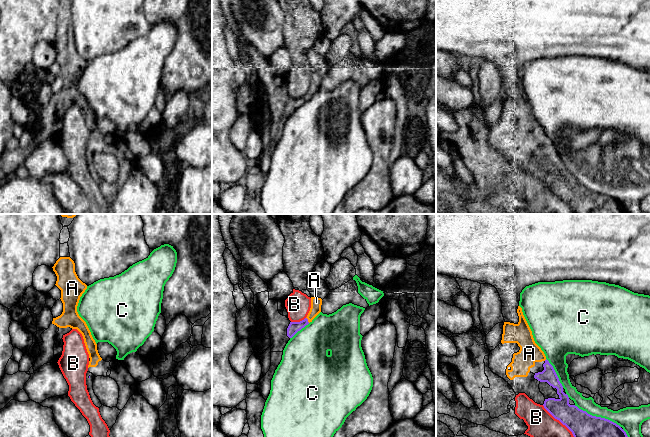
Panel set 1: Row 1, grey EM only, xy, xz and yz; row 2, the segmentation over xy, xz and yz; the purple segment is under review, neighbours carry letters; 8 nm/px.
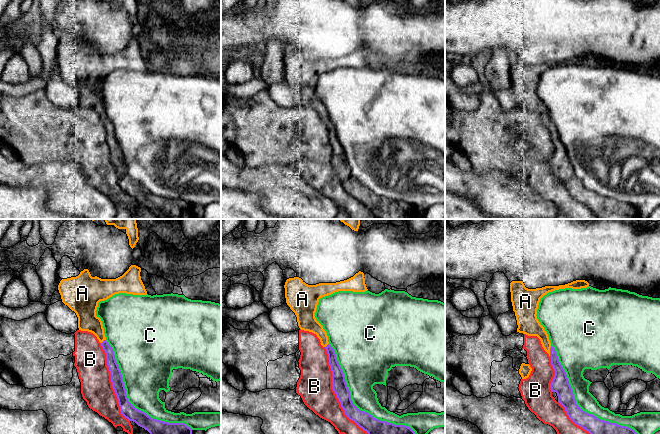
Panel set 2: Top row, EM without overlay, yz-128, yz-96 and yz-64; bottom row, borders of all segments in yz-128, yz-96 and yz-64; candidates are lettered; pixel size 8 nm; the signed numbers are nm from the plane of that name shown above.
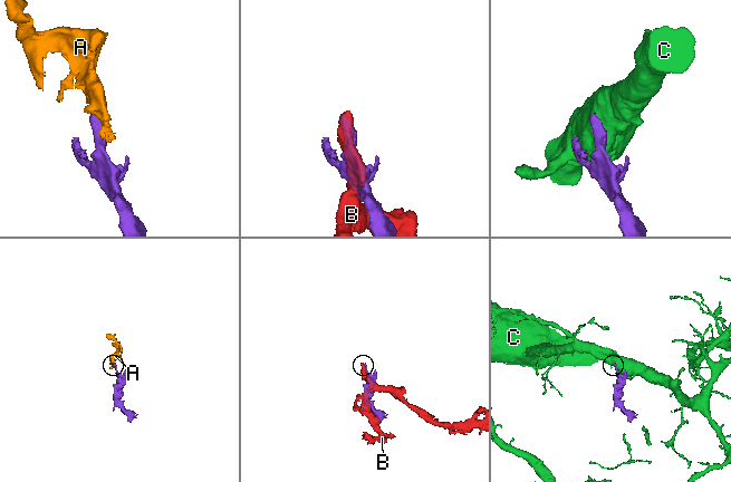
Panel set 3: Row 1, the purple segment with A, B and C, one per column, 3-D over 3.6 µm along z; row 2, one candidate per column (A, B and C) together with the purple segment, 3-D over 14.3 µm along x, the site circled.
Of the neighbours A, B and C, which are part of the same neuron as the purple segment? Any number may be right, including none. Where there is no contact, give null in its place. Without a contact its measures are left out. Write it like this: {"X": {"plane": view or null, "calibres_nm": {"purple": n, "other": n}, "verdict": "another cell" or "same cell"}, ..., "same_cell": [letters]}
{"A": {"plane": "xz", "calibres_nm": {"purple": 90, "other": 90}, "verdict": "same cell"}, "B": {"plane": "yz", "calibres_nm": {"purple": 200, "other": 220}, "verdict": "another cell"}, "C": {"plane": "yz", "calibres_nm": {"purple": 200, "other": 180}, "verdict": "another cell"}, "same_cell": ["A"]}

